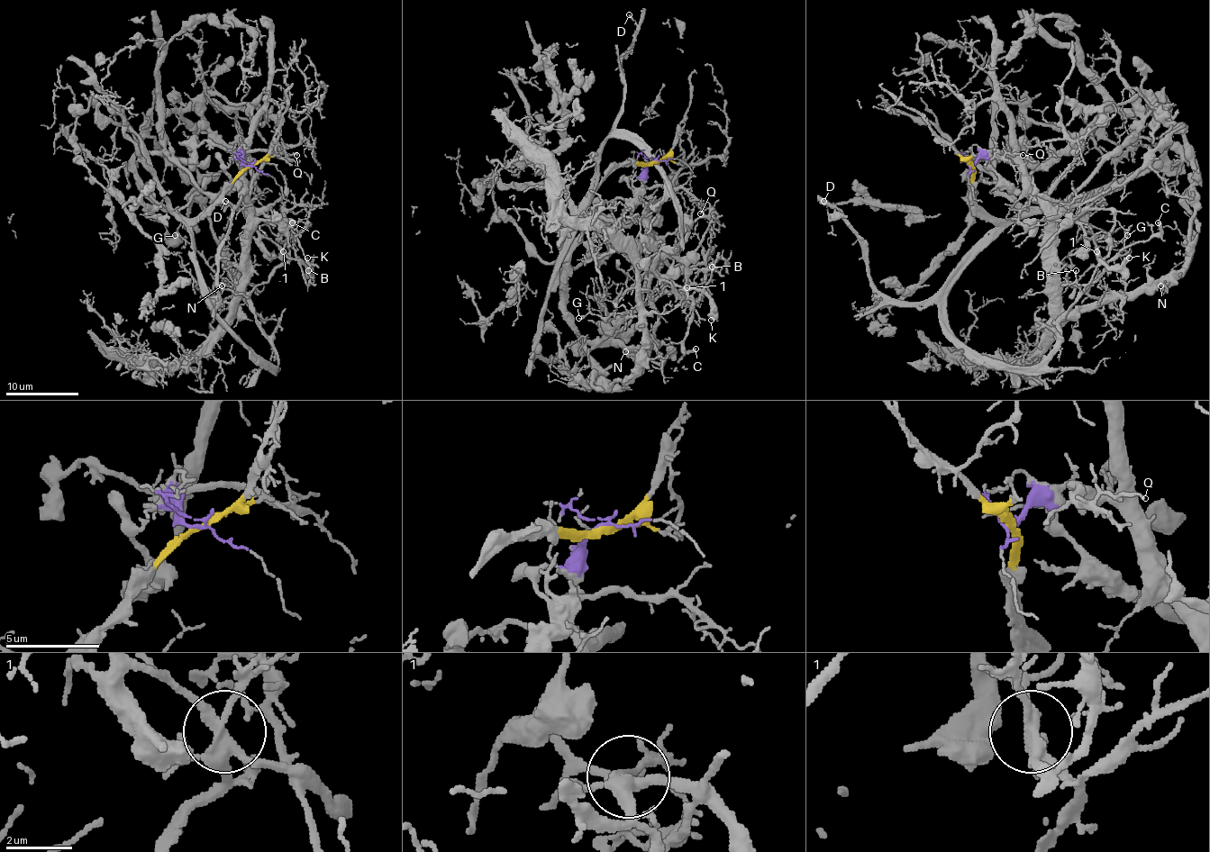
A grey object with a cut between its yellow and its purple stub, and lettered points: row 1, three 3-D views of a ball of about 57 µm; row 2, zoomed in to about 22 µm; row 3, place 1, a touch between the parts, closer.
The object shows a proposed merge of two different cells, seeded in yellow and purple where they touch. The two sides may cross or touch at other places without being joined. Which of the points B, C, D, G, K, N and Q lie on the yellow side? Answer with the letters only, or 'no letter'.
C, D

